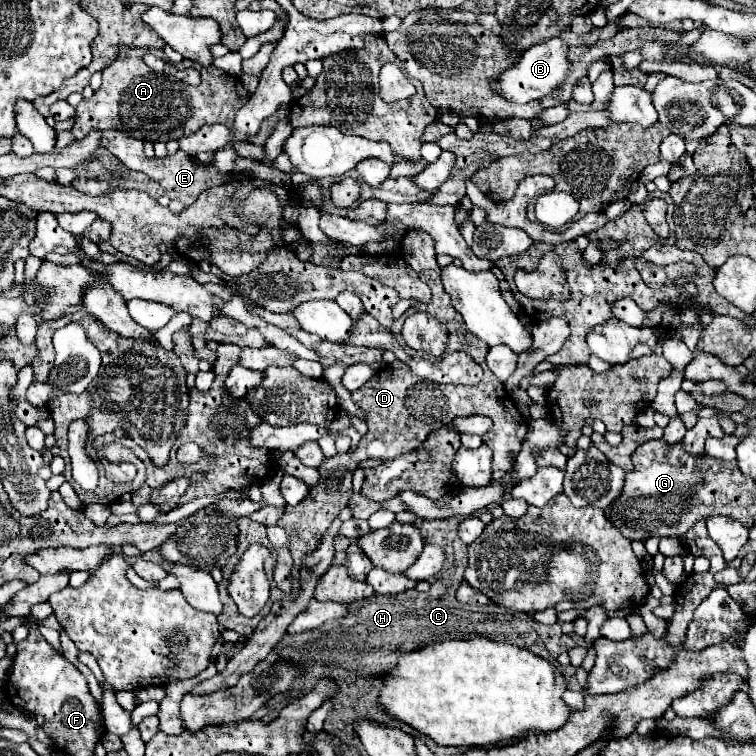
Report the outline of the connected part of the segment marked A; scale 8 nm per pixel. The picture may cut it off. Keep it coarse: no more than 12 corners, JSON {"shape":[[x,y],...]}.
{"shape":[[120,48],[76,106],[74,136],[122,130],[170,142],[234,126],[250,98],[224,70],[200,86],[150,70]]}

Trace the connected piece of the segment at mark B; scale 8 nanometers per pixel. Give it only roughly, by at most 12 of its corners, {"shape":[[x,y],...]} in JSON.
{"shape":[[560,38],[536,44],[490,88],[514,104],[554,92],[570,70]]}

